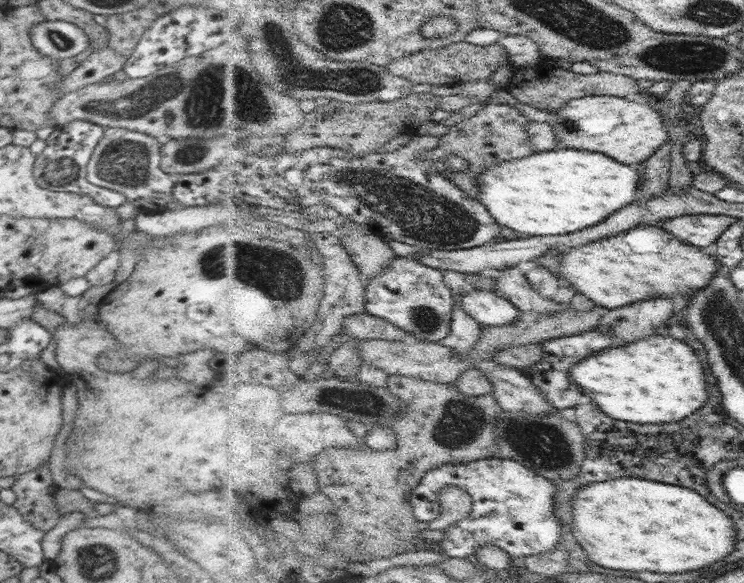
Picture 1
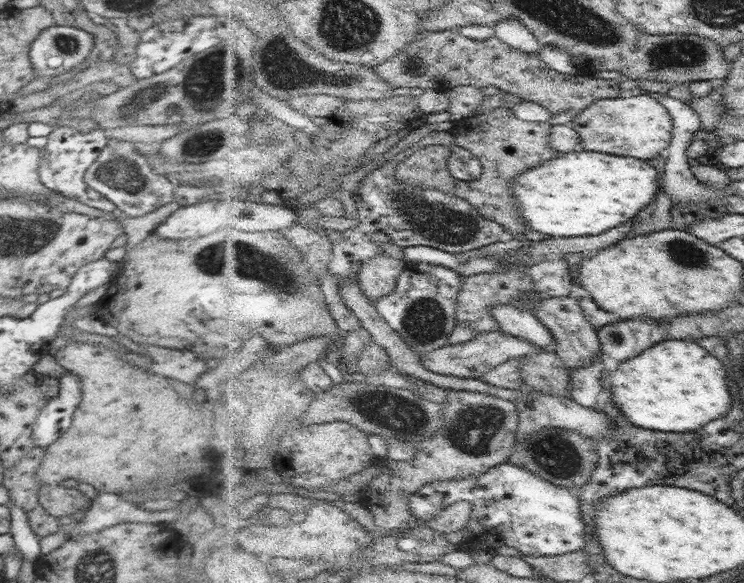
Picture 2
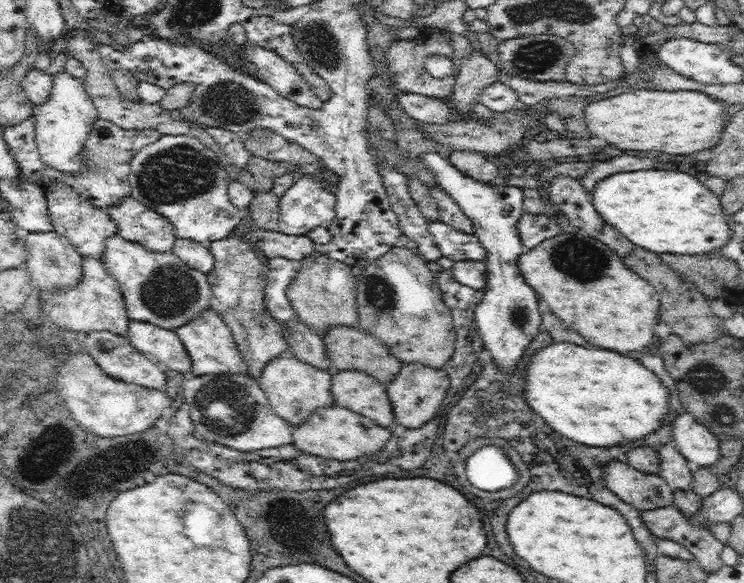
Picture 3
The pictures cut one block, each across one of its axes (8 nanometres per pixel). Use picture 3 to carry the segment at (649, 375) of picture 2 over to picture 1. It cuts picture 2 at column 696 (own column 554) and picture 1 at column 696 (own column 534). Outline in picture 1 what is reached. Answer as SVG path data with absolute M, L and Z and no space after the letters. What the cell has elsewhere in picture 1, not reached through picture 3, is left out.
M665 333L600 350L572 367L571 377L604 412L628 422L678 422L700 410L708 400L700 358L686 342Z

